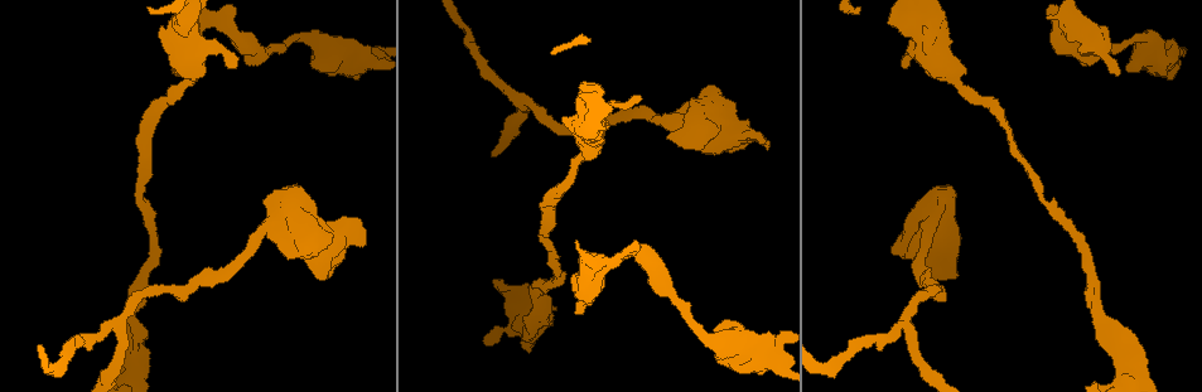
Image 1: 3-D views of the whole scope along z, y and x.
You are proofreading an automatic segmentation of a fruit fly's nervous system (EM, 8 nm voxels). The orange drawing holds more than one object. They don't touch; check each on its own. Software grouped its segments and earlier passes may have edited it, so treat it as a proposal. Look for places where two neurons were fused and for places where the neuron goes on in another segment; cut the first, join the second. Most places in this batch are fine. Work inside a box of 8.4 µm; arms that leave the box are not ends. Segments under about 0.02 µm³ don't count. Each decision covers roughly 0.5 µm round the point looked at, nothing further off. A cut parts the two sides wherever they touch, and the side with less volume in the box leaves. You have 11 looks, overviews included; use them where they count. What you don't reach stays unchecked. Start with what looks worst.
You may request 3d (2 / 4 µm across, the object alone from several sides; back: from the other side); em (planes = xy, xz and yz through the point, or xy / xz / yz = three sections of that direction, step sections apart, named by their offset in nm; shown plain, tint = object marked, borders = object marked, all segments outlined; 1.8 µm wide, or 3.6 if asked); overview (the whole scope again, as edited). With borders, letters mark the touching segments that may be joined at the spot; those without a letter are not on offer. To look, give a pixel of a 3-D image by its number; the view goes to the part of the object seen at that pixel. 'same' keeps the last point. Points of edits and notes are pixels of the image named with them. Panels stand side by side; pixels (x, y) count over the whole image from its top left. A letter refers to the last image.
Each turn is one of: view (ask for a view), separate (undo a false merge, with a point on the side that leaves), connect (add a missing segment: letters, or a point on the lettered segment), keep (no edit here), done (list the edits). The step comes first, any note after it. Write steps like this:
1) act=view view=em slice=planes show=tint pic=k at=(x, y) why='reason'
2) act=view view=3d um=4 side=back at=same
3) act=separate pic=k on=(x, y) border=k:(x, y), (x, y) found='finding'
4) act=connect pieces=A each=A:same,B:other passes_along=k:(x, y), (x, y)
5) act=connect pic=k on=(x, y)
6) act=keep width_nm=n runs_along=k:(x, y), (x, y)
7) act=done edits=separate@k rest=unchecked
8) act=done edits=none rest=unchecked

act=view view=em slice=xz step=4 show=borders pic=1 at=(583, 312) why='stops while still wide'

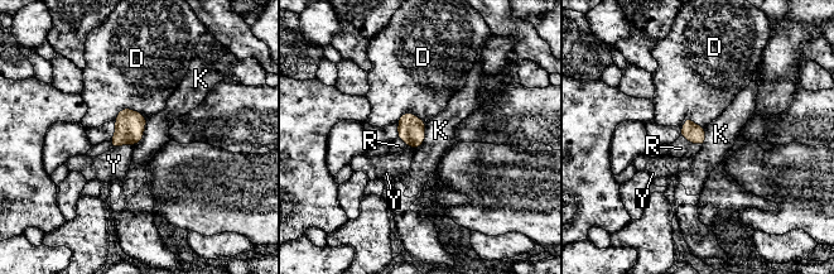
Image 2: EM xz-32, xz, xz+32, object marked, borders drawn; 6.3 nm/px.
act=connect pieces=R each=D:other,K:other,R:same,Y:other passes_along=2:(695, 134), (692, 143), (680, 148) found='it goes on there'

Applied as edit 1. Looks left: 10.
act=view view=em slice=planes show=borders pic=1 at=(262, 234) why='sudden change in width'

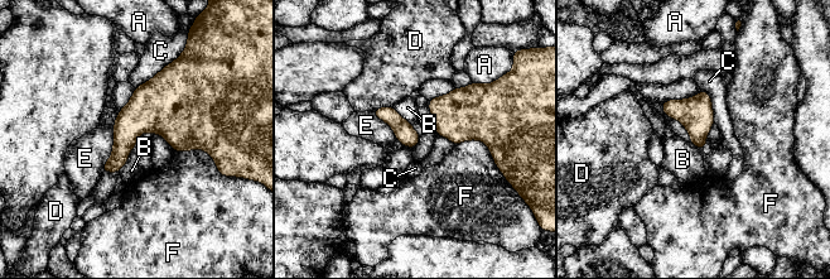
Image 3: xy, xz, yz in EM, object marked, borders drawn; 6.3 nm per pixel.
act=keep each=A:other,B:other,C:other,D:other,E:other,F:other border=3:(136, 144), (119, 171) found='all the same neuron'

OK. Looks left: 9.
act=view view=3d um=2 side=back pic=1 at=(1146, 369)

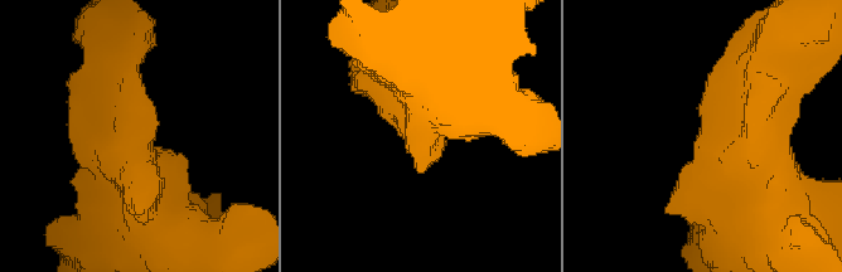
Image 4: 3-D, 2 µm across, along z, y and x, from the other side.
act=view view=em um=3.6 slice=xy step=4 show=borders pic=4 at=(703, 135)

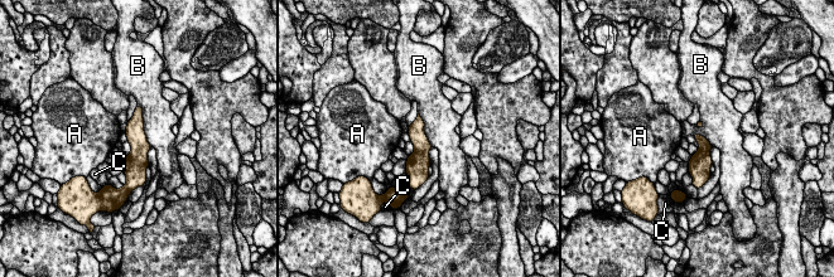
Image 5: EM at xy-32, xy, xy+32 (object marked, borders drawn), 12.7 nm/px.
act=keep each=A:other,B:other,C:other runs_along=5:(139, 111), (135, 175) found='no lettered segment goes on from it'

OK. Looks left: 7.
act=view view=em slice=yz step=8 show=tint pic=1 at=(901, 66) why='tapers out'

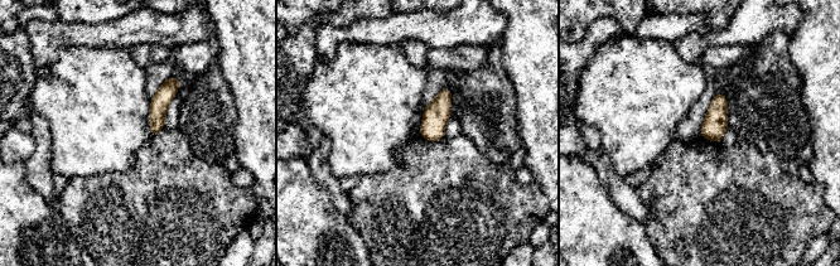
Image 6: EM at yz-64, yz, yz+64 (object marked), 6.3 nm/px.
act=view view=em slice=planes show=borders at=same why='cut it another way'

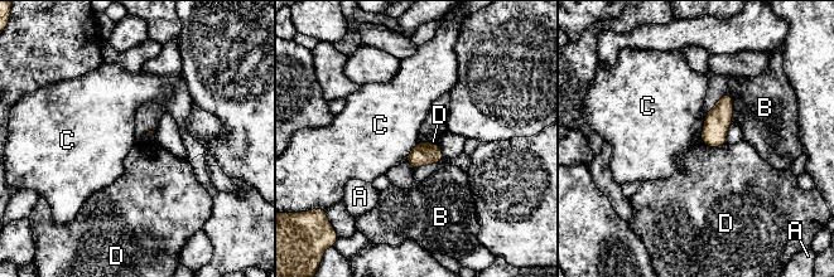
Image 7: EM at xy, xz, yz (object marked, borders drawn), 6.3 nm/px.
act=keep each=A:other,B:other,C:other,D:other found='no lettered segment goes on from it'

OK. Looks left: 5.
act=done edits=connect@2 rest=unchecked

